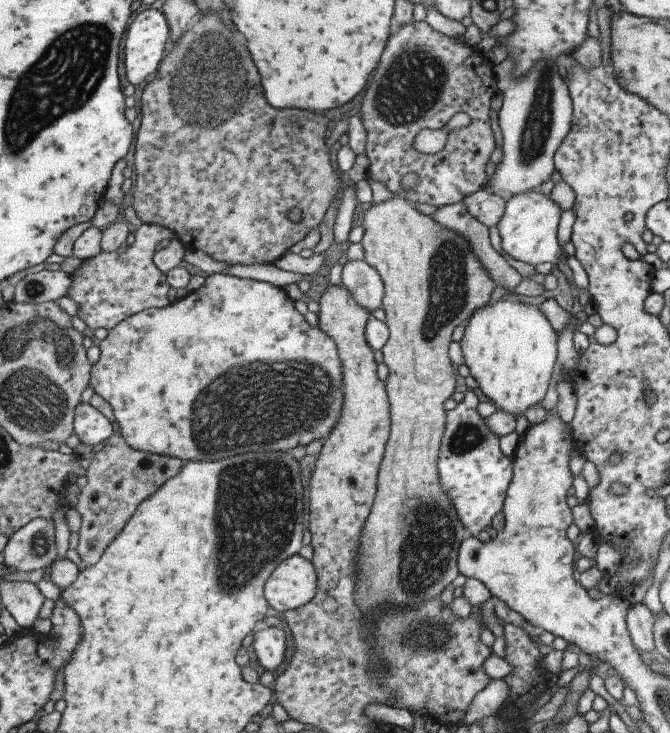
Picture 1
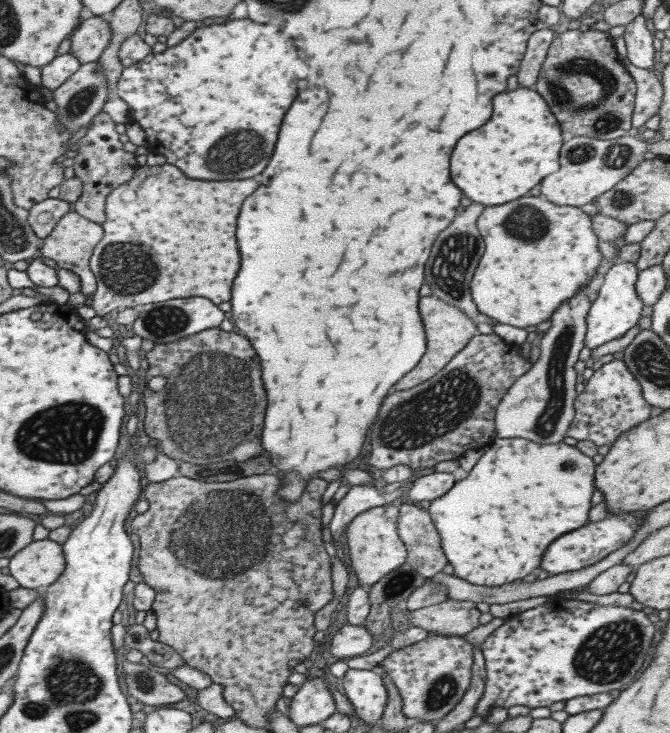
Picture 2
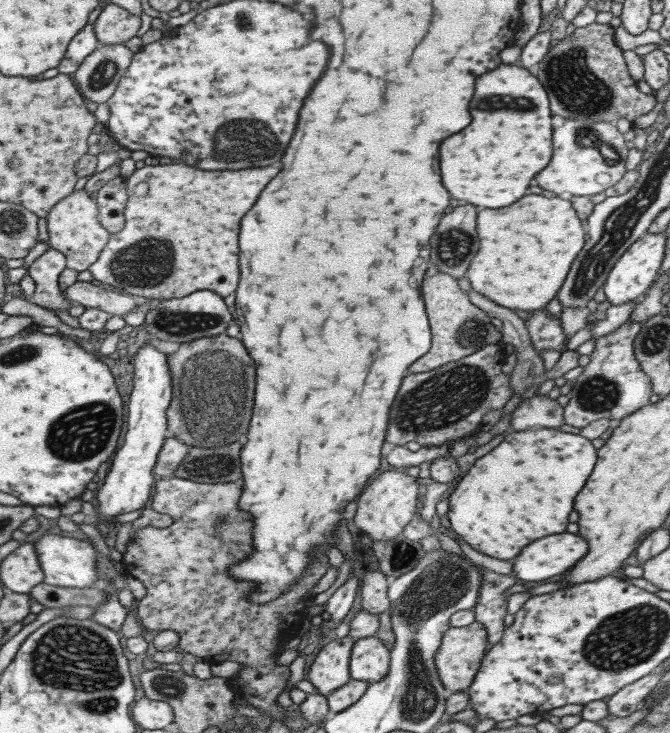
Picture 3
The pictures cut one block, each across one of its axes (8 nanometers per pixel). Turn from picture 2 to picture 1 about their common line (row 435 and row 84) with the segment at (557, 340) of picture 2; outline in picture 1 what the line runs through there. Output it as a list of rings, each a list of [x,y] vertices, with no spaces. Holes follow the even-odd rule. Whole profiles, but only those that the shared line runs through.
[[[504,58],[501,63],[491,66],[491,69],[495,81],[494,87],[501,90],[502,104],[498,111],[497,122],[501,132],[502,156],[495,164],[493,174],[484,180],[484,189],[506,201],[515,194],[539,189],[539,186],[553,174],[553,154],[567,136],[571,126],[571,100],[567,85],[557,73],[553,60],[541,58],[531,66],[529,72],[521,76],[513,74],[513,60],[509,58]]]

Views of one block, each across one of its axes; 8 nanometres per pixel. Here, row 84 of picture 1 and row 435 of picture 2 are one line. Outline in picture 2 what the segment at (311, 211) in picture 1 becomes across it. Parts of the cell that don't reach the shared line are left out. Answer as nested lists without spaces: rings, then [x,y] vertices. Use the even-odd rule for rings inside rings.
[[[208,328],[193,336],[156,344],[142,356],[147,361],[143,381],[162,376],[165,386],[157,391],[140,387],[145,417],[146,438],[158,440],[163,455],[191,465],[209,465],[219,461],[245,462],[264,455],[259,444],[265,392],[259,382],[259,362],[250,342],[234,331]]]

